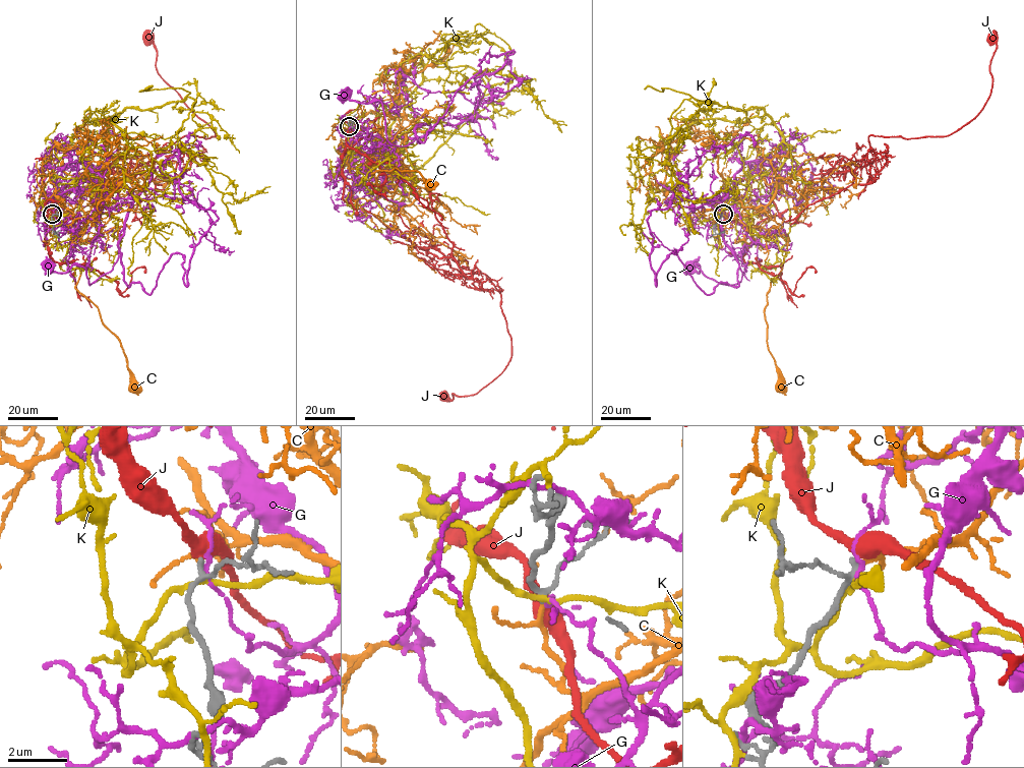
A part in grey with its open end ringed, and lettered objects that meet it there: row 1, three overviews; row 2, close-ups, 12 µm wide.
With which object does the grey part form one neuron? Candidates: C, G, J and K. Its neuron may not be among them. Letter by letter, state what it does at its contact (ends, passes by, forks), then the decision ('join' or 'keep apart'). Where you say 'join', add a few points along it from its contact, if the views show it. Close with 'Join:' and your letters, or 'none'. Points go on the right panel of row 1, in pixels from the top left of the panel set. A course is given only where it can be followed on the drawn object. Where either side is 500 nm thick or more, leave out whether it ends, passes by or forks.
C: it passes by; join; course (722, 214), (730, 212), (724, 216), (730, 220), (764, 212), (788, 239), (764, 308), (768, 348), (780, 386)
G: it passes by; keep apart
J: it passes by; keep apart
K: it passes by; keep apart
Join: C

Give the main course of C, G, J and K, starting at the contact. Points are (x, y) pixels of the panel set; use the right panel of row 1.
C: (722, 214), (730, 212), (724, 216), (730, 220), (764, 212), (788, 239), (764, 308), (768, 348), (780, 386)
G: (722, 214), (731, 221), (735, 180), (721, 221), (741, 280), (722, 284), (700, 264), (690, 270)
J: (722, 214), (751, 231), (792, 209), (840, 160), (854, 178), (869, 135), (954, 132), (988, 97), (994, 38)
K: (722, 215), (751, 215), (788, 148), (761, 108), (684, 99), (671, 187), (699, 200), (722, 186)

